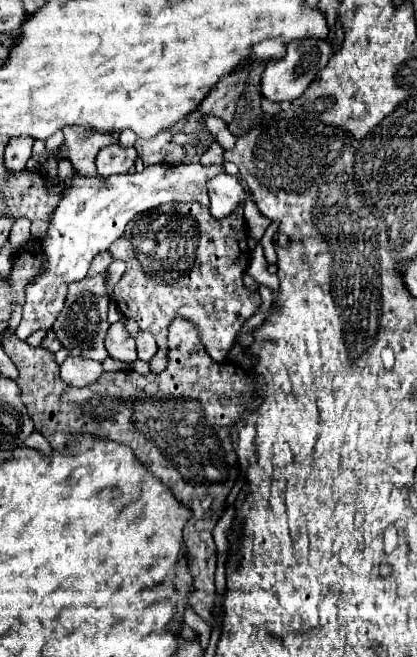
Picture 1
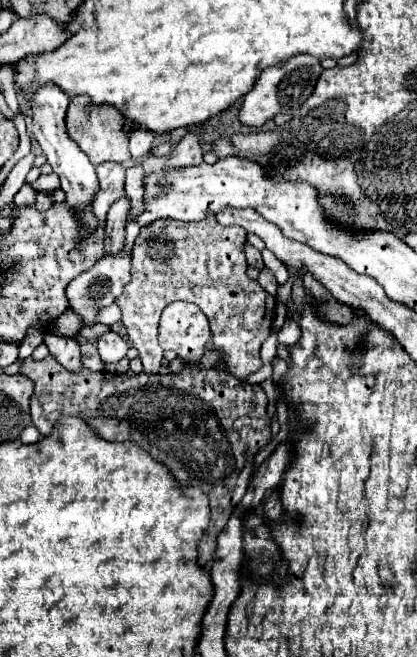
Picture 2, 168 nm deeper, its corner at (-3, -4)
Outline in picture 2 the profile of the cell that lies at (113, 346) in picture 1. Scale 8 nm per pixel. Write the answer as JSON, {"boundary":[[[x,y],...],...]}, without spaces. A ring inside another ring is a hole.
{"boundary":[[[108,331],[108,333],[98,337],[98,353],[100,353],[104,363],[120,361],[122,357],[126,357],[126,351],[128,351],[128,347],[118,333]]]}

